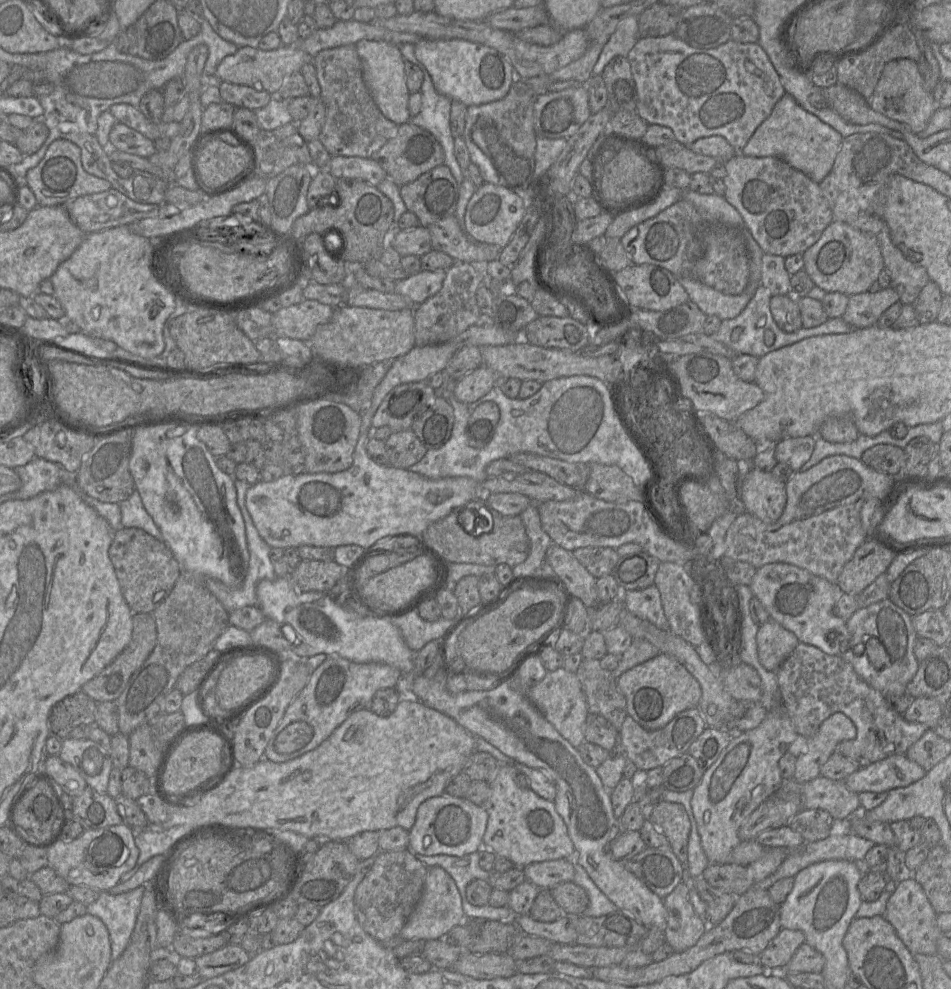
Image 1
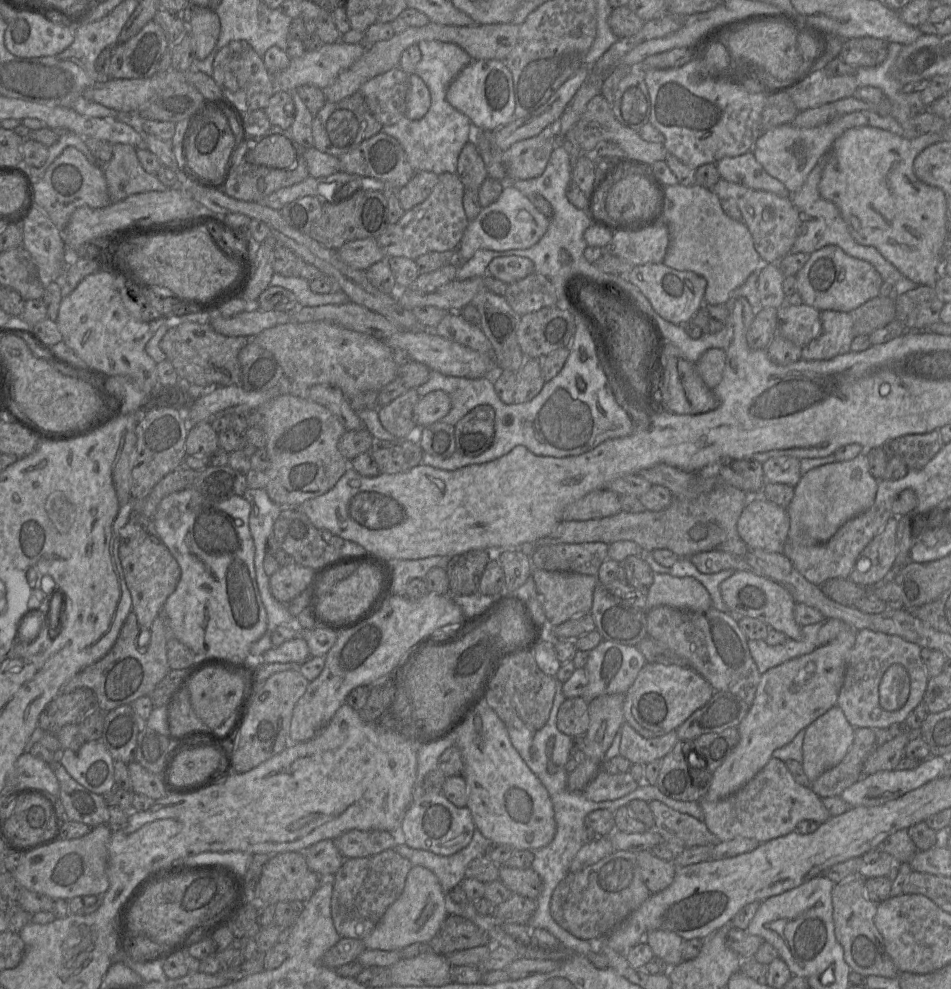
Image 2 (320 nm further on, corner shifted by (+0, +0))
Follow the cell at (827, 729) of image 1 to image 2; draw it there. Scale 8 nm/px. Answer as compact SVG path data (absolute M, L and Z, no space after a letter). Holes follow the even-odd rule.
M837 705L806 728L801 765L810 783L844 759L853 743L854 730Z

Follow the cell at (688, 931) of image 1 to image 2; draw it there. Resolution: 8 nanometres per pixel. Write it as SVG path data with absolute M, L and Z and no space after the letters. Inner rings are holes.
M650 850L637 852L636 858L642 880L651 893L660 892L671 885L677 870L673 862L654 856Z

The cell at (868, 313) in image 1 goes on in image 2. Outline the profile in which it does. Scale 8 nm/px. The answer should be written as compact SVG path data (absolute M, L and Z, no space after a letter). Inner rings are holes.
M827 310L820 312L821 332L802 348L806 361L830 360L850 351L855 337L852 313Z

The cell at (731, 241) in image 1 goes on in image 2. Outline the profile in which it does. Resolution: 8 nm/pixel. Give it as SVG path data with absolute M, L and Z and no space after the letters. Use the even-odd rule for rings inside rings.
M661 221L638 232L619 231L603 249L636 266L663 262L668 245L669 231Z

